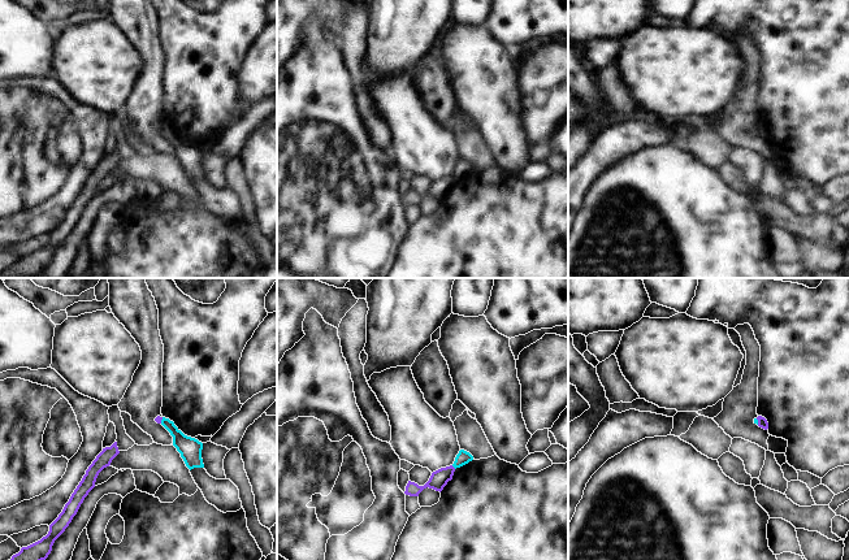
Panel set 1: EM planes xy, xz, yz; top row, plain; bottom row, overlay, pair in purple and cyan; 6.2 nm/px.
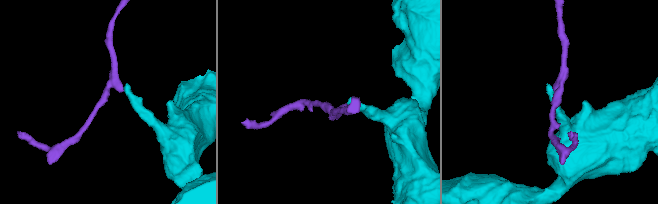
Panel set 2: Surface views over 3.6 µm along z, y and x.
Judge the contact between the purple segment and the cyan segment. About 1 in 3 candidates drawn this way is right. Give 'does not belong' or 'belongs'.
does not belong

